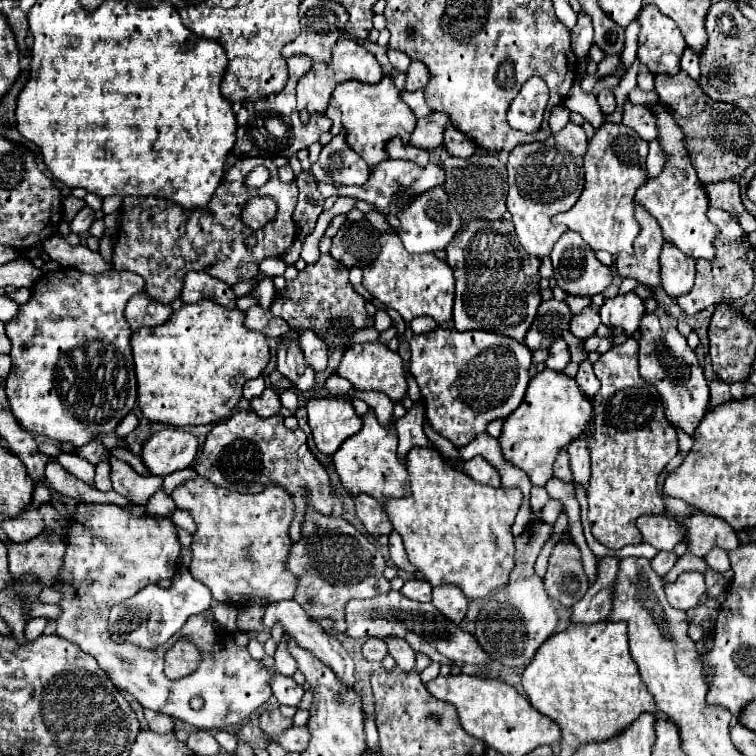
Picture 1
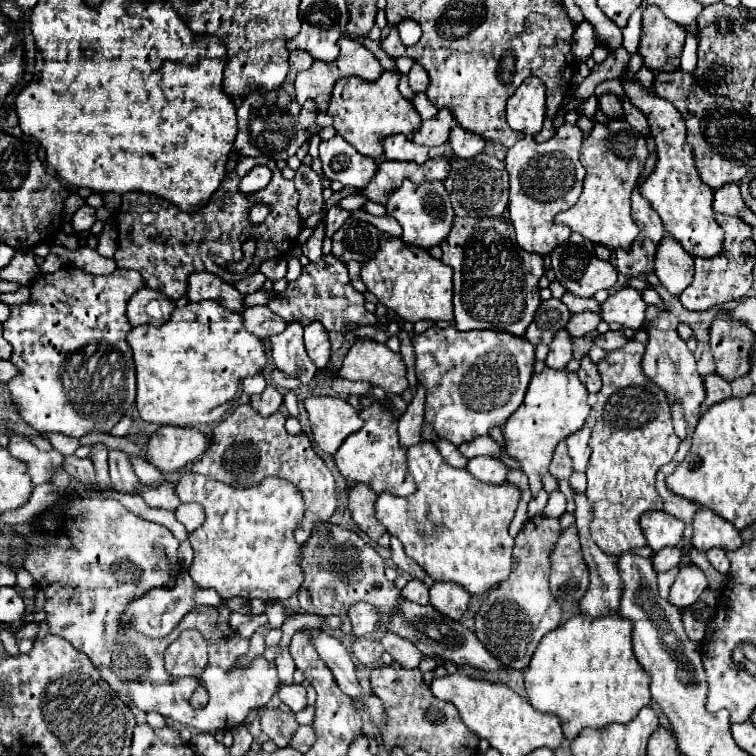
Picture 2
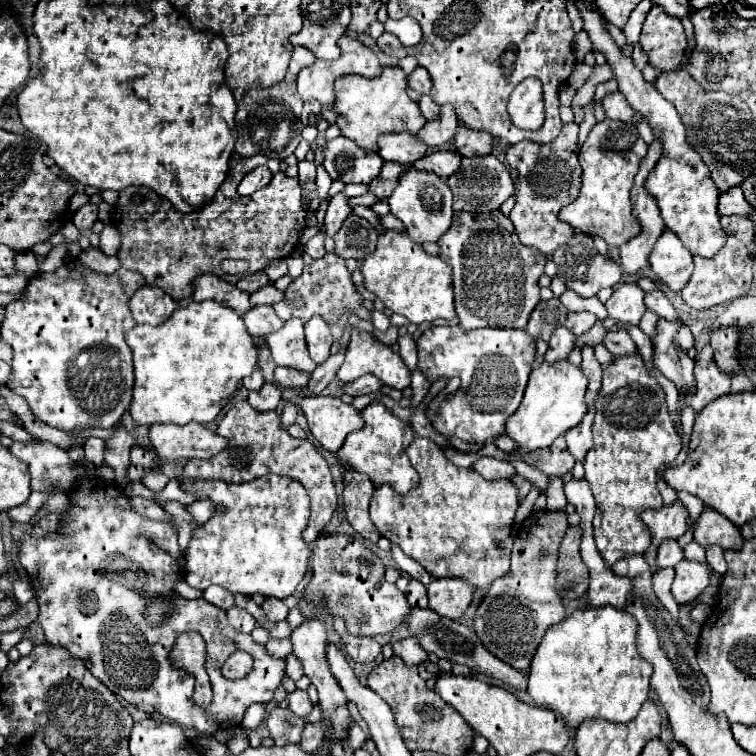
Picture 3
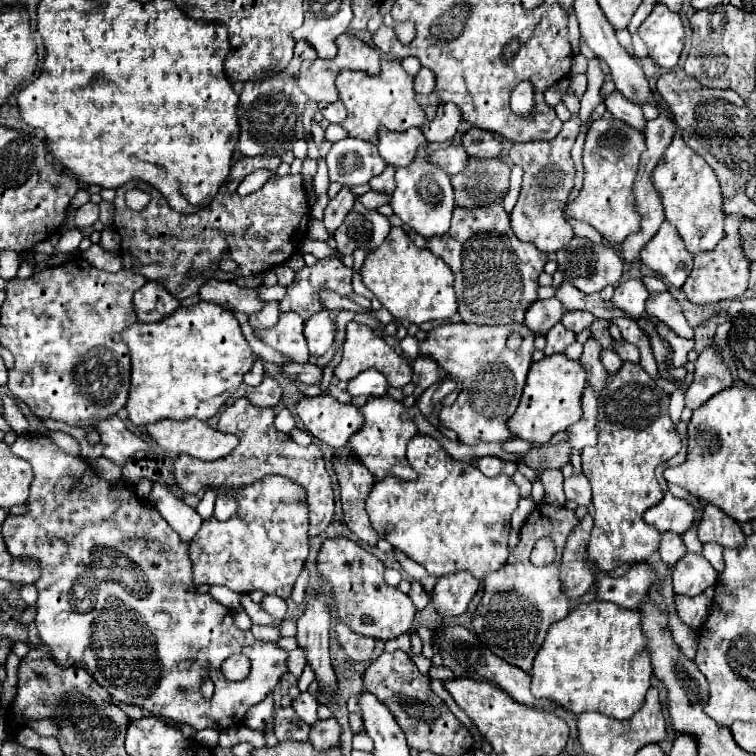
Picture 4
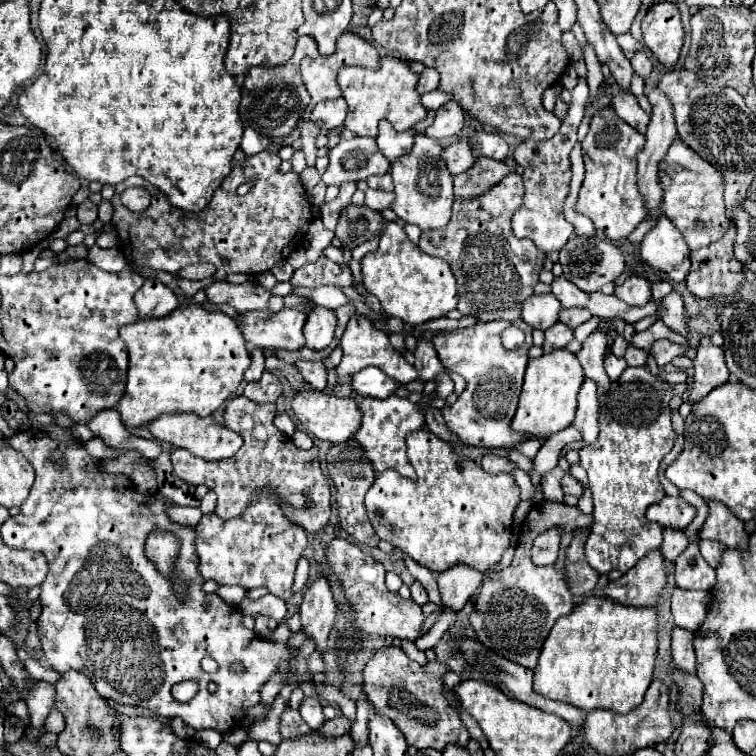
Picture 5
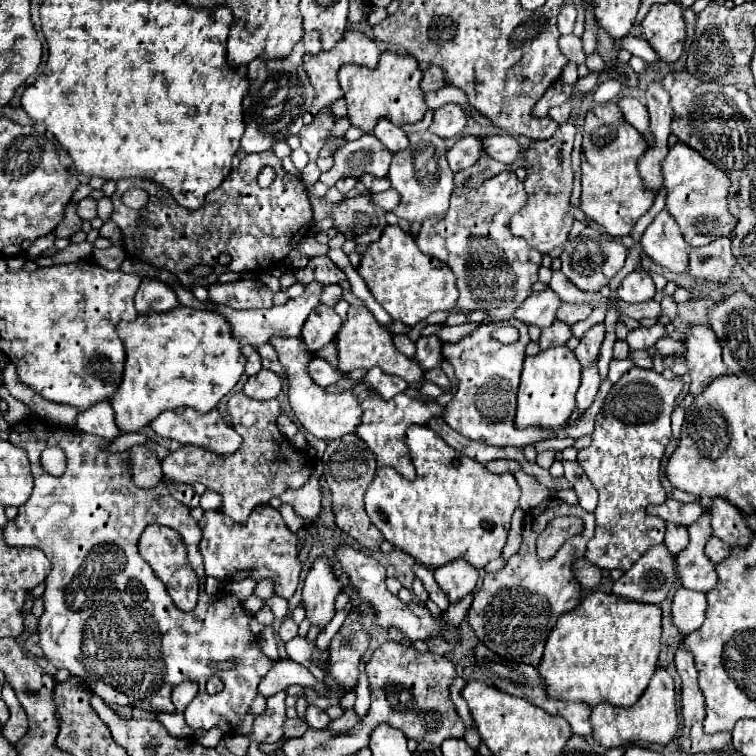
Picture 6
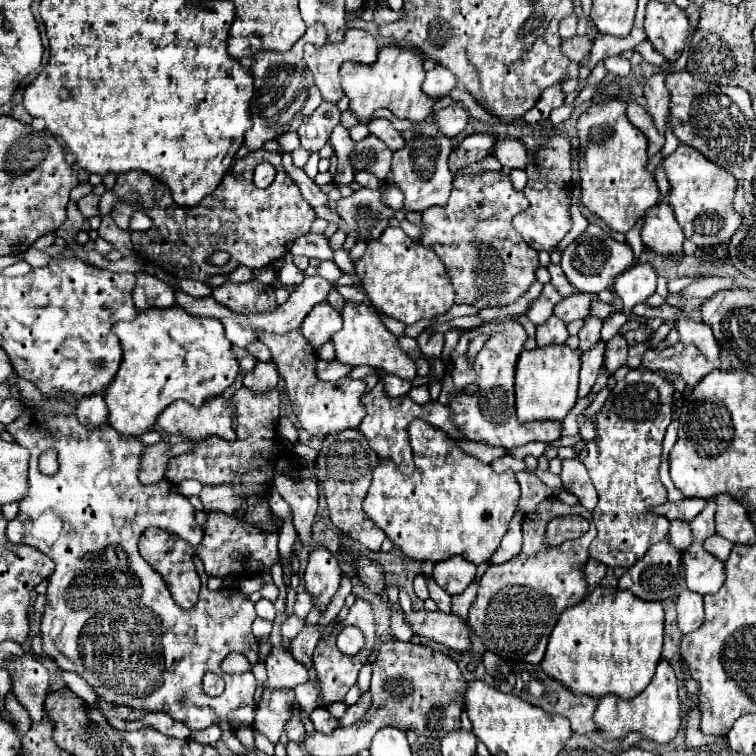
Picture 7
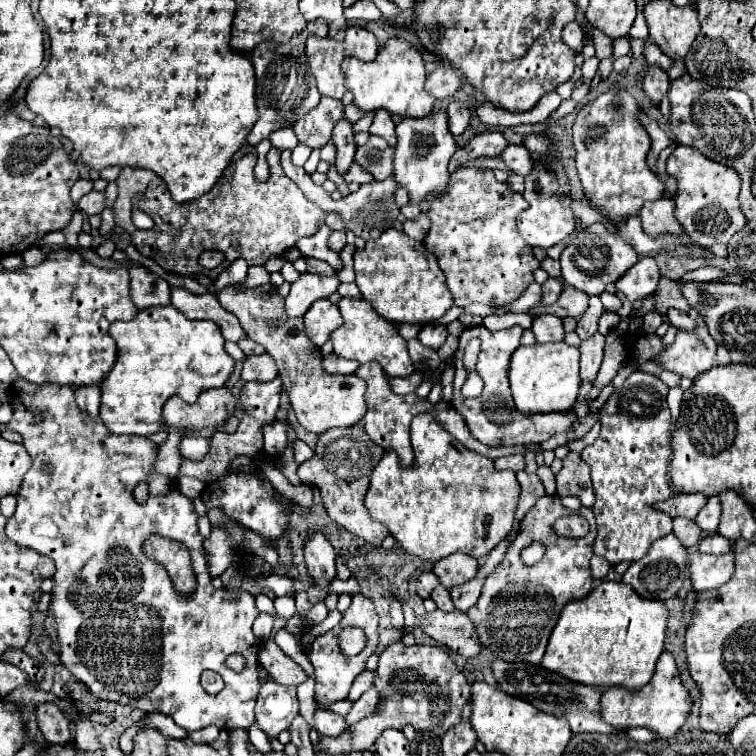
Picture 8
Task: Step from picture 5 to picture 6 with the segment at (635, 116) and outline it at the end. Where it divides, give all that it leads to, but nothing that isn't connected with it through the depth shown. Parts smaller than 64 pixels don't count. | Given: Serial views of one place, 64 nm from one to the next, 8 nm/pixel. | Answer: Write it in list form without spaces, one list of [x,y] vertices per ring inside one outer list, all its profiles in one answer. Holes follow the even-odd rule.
[[[632,96],[620,98],[618,106],[620,106],[622,114],[624,114],[624,120],[628,124],[632,124],[646,138],[648,146],[652,146],[654,140],[652,140],[652,132],[650,132],[650,122],[648,122],[648,110],[646,110],[646,106],[640,100],[632,98]]]

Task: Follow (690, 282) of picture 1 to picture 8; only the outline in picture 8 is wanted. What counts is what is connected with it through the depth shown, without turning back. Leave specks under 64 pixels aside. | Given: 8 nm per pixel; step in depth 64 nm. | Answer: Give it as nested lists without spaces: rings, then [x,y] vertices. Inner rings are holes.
[[[668,198],[646,202],[638,216],[644,232],[650,232],[650,236],[656,236],[656,232],[684,232],[680,222],[674,218],[674,204]]]

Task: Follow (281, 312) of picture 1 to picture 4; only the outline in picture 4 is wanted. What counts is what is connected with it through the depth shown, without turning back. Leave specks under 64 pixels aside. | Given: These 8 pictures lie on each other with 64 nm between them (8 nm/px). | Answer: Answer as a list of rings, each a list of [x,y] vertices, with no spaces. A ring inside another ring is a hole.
[[[324,258],[314,266],[300,268],[280,302],[280,312],[298,312],[308,320],[322,310],[320,290],[334,290],[348,296],[352,292],[352,268],[346,268],[340,258]]]

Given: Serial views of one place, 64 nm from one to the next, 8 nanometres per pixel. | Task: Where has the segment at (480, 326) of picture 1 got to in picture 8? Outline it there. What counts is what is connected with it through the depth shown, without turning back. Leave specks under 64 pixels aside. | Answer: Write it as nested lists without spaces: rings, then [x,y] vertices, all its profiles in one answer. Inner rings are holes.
[[[462,166],[450,176],[444,194],[440,194],[428,210],[432,226],[424,238],[424,246],[436,254],[438,266],[446,274],[446,284],[454,296],[456,306],[468,306],[472,302],[482,304],[514,302],[516,298],[522,296],[528,284],[534,282],[532,272],[540,266],[540,262],[534,258],[532,248],[524,244],[524,238],[516,228],[516,216],[526,208],[528,202],[524,200],[524,196],[514,192],[506,182],[498,182],[492,170]]]

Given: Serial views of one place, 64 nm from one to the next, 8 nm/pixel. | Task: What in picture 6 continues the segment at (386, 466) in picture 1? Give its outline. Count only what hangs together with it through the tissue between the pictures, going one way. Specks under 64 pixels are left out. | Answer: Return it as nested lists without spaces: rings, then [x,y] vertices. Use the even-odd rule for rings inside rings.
[[[370,392],[364,400],[362,400],[362,422],[356,430],[356,434],[368,444],[368,448],[374,452],[378,466],[392,466],[396,468],[402,476],[406,478],[414,478],[414,464],[410,460],[410,452],[408,446],[404,442],[404,434],[408,424],[428,424],[430,418],[440,418],[444,416],[444,408],[438,402],[430,402],[424,404],[420,400],[408,398],[404,396],[394,396],[392,400],[382,400],[380,394]]]

